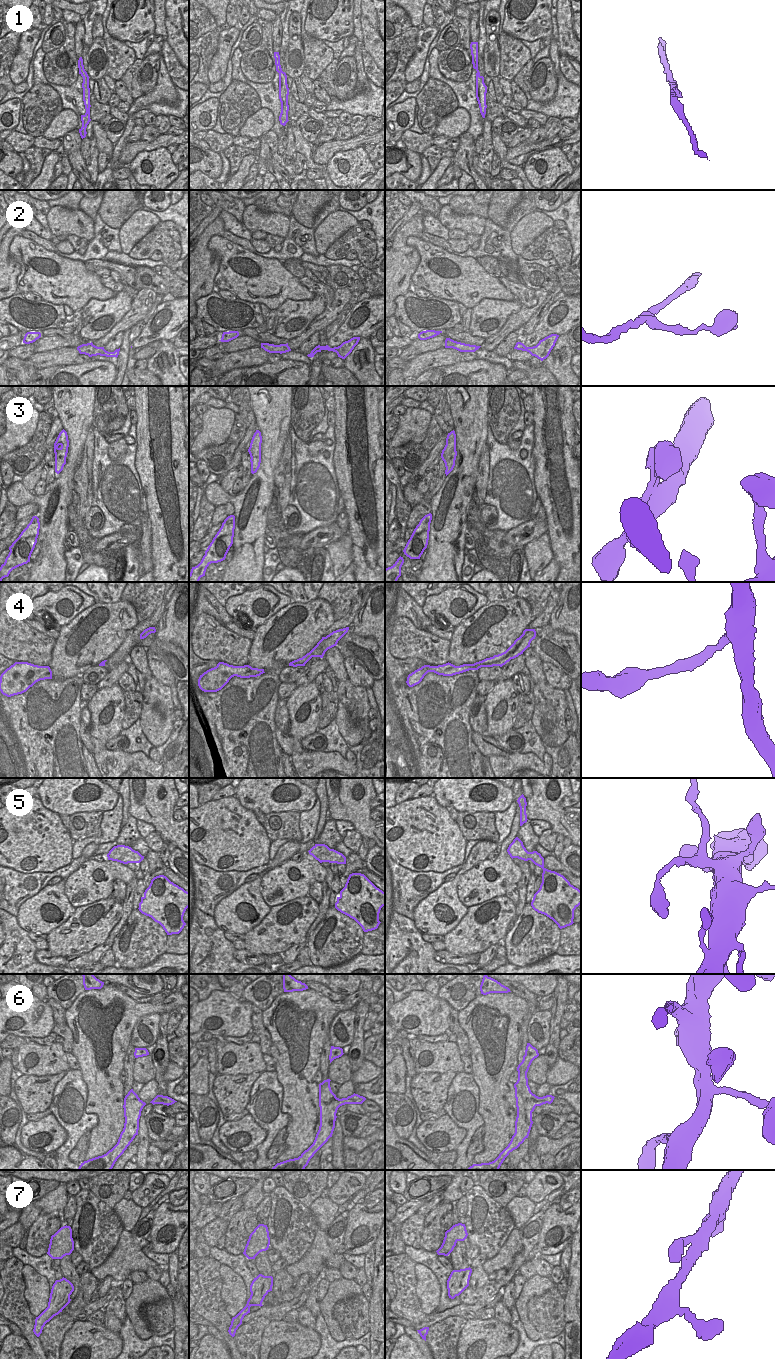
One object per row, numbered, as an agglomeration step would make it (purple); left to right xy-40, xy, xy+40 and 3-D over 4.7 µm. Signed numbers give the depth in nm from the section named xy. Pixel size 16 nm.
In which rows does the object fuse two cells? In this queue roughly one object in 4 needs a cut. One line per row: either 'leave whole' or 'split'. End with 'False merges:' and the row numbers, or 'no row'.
1: leave whole
2: leave whole
3: leave whole
4: leave whole
5: split
6: leave whole
7: leave whole
False merges: 5

